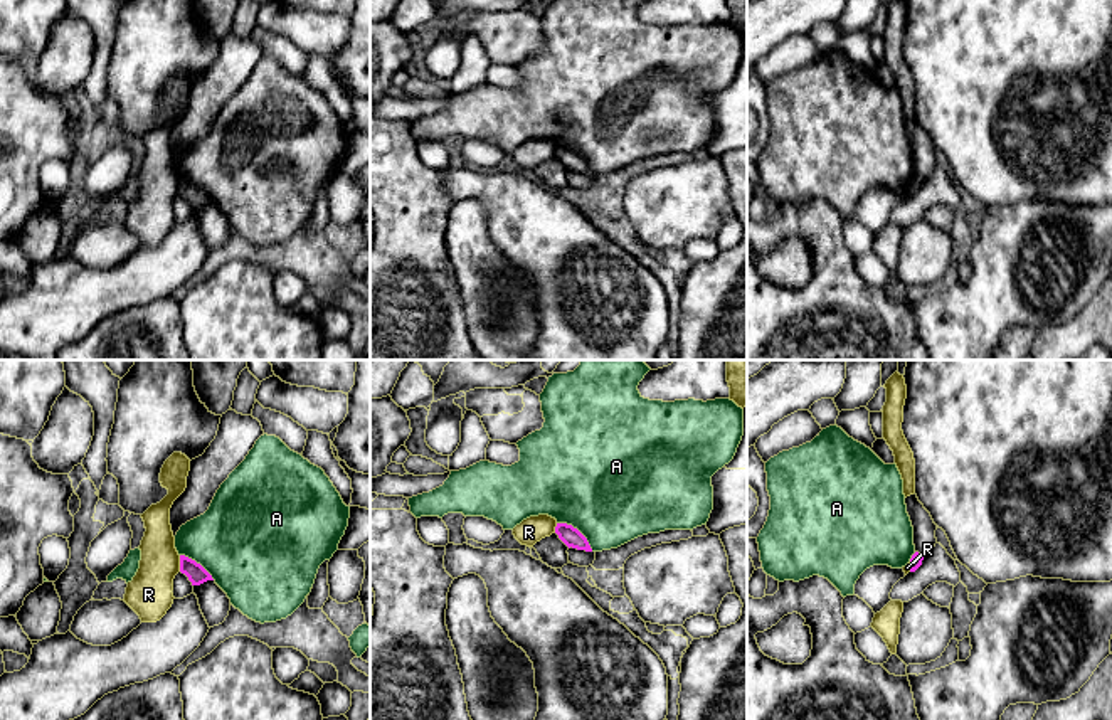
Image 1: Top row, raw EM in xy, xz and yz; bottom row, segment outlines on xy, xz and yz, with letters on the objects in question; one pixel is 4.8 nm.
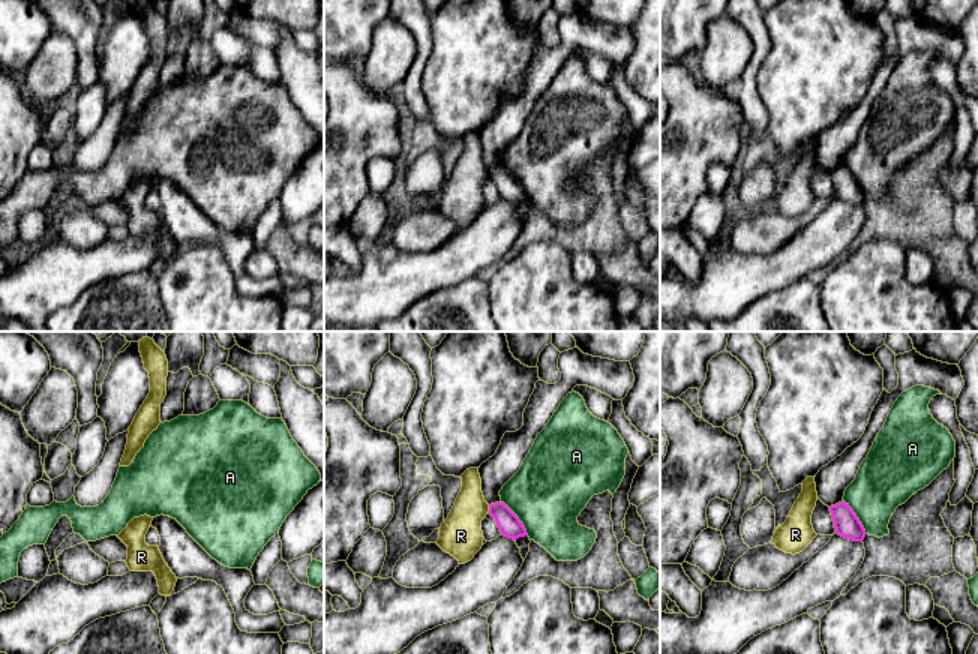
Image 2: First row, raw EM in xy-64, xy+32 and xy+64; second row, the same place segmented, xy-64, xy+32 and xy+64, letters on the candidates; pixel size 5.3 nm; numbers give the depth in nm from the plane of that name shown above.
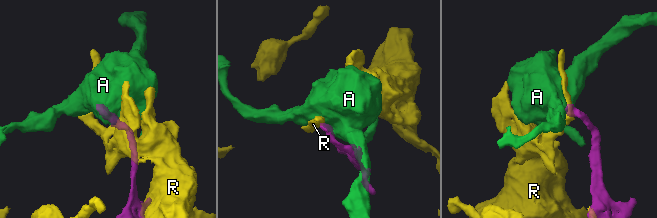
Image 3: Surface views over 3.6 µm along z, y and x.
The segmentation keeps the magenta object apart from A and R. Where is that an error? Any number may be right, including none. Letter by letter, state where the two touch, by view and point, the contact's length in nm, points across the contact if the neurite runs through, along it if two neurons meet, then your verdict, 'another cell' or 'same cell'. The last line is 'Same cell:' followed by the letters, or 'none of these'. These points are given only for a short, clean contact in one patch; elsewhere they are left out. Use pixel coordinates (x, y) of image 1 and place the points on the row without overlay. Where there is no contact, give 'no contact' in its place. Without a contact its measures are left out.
A: meets magenta in xz at (577, 153); contact 220 nm long; border along xz (557, 145), (572, 148), (593, 174); another cell
R: meets magenta in xy at (180, 187); contact 80 nm long; border along xy (179, 179), (180, 194); another cell
Same cell: none of these

